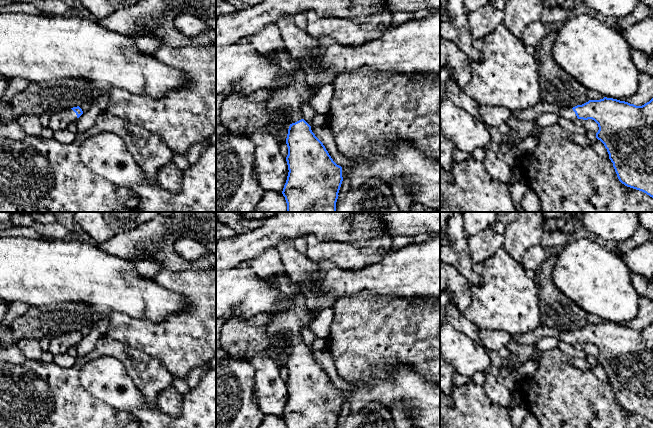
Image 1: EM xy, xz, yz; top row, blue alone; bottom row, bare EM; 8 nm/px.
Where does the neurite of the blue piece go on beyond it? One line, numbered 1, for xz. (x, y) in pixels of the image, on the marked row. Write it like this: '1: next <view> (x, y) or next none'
1: next xz (287, 100)

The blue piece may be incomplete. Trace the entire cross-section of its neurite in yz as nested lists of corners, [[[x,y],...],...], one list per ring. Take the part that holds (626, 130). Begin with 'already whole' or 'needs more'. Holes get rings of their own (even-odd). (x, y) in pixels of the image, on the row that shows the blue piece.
needs more; [[[604,97],[600,100],[589,100],[573,108],[564,108],[541,100],[534,108],[513,111],[511,118],[536,121],[544,113],[555,113],[559,117],[572,121],[577,118],[594,120],[599,127],[596,138],[607,149],[619,181],[653,198],[653,98],[642,106],[636,106],[625,101]]]

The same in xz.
needs more; [[[276,24],[265,26],[253,37],[248,38],[248,43],[263,57],[277,61],[282,74],[294,76],[290,84],[271,88],[269,97],[269,110],[280,113],[284,122],[290,125],[286,138],[289,172],[282,191],[287,203],[287,212],[336,212],[338,193],[343,181],[342,167],[333,161],[323,143],[312,132],[311,126],[303,119],[301,107],[314,96],[314,92],[306,83],[303,70],[286,51]]]

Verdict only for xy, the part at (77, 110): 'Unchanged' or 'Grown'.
Grown

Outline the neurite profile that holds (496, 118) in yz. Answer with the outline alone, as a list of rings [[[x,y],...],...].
[[[479,106],[479,114],[483,122],[493,131],[501,132],[506,129],[511,119],[511,111],[500,106]]]

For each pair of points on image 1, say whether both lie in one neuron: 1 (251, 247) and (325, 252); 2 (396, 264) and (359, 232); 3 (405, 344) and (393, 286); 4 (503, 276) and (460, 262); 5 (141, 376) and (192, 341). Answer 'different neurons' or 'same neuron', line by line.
1: different neurons
2: different neurons
3: different neurons
4: different neurons
5: different neurons

